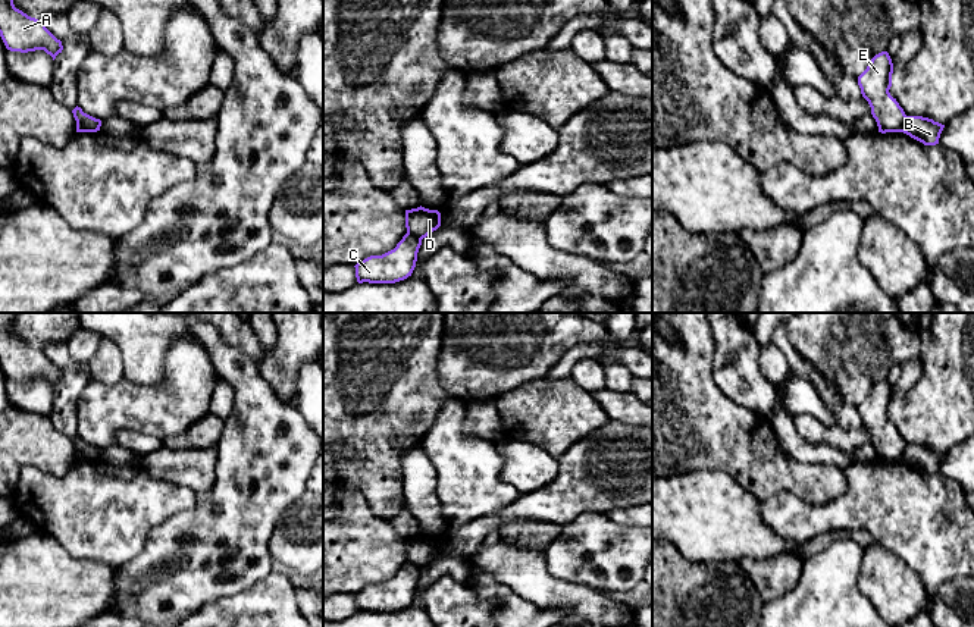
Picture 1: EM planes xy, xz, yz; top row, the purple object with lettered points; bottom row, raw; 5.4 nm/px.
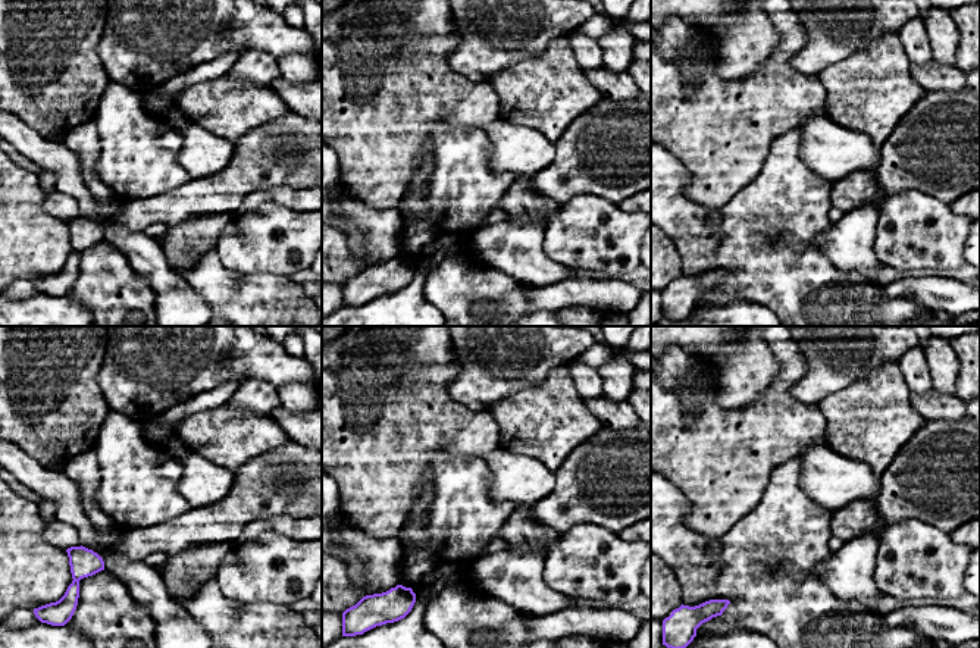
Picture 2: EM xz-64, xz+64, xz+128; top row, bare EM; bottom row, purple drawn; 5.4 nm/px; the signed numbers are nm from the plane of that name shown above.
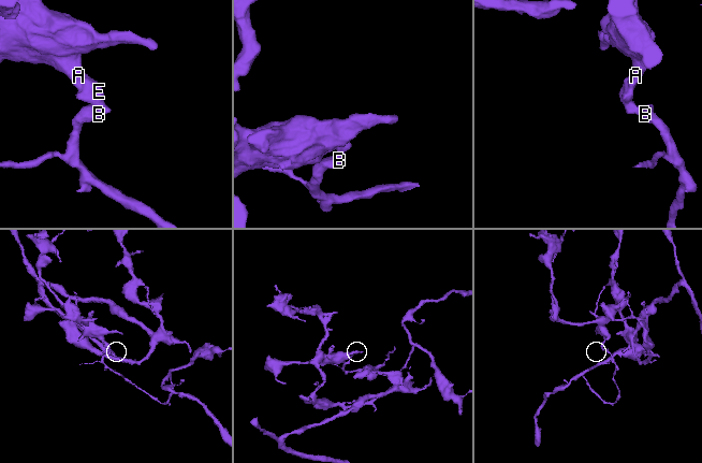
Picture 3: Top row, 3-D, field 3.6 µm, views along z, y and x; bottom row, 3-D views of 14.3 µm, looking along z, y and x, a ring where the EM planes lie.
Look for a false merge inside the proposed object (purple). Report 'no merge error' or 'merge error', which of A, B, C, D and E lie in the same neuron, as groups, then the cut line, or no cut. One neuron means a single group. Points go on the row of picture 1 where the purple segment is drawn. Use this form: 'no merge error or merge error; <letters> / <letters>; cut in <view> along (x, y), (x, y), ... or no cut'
merge error; A D E / B C; cut in yz along (907, 116), (899, 131)

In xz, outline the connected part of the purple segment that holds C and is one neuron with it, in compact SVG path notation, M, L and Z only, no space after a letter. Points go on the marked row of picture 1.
M407 232L394 250L357 263L357 282L395 283L407 279L416 267L420 245L422 239Z

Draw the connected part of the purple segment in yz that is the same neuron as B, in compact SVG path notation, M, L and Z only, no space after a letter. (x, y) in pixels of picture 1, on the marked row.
M906 116L901 132L923 142L924 145L939 144L945 125L923 116Z

